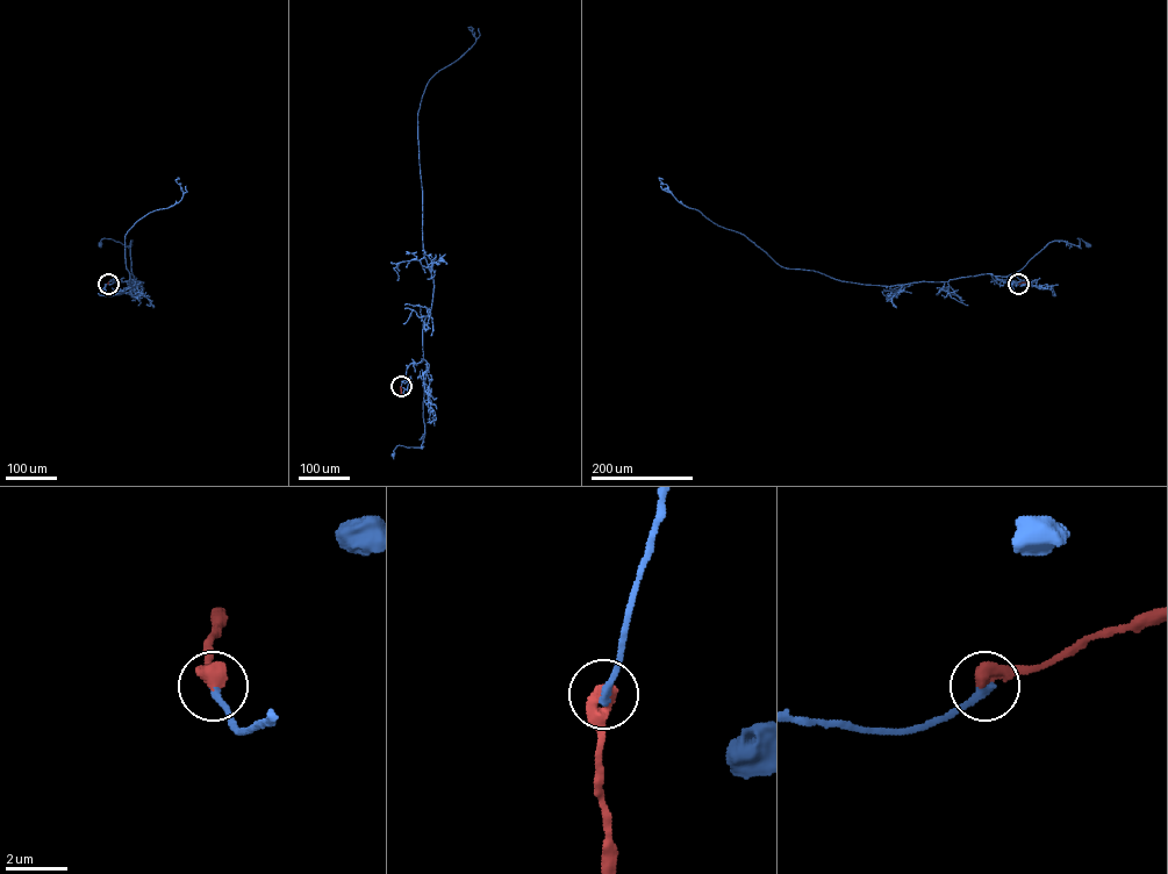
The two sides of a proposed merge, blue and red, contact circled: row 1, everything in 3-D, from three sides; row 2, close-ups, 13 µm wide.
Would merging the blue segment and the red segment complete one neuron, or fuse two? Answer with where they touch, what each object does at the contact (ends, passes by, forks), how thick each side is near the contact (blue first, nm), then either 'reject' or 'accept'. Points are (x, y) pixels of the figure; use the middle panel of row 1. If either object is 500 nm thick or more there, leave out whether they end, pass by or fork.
place (401, 386); calibres 240 and 550 nm; accept

